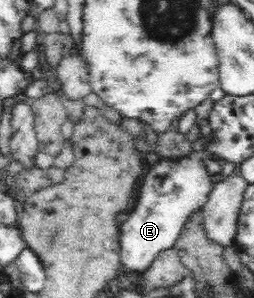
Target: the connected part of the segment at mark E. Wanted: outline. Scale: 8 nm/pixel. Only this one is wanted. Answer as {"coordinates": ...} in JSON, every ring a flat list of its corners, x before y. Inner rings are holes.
{"coordinates":[[193,152,192,155,188,155,186,159,180,159,180,161,171,163,171,161,160,159,159,162,149,166,146,179,142,183,140,197,135,201,126,221,123,219,119,225,120,264,126,275,144,275,163,250,174,248,186,219,206,203,206,199,216,183,216,178,211,177,208,173,208,168,203,163,204,156,203,153]]}

